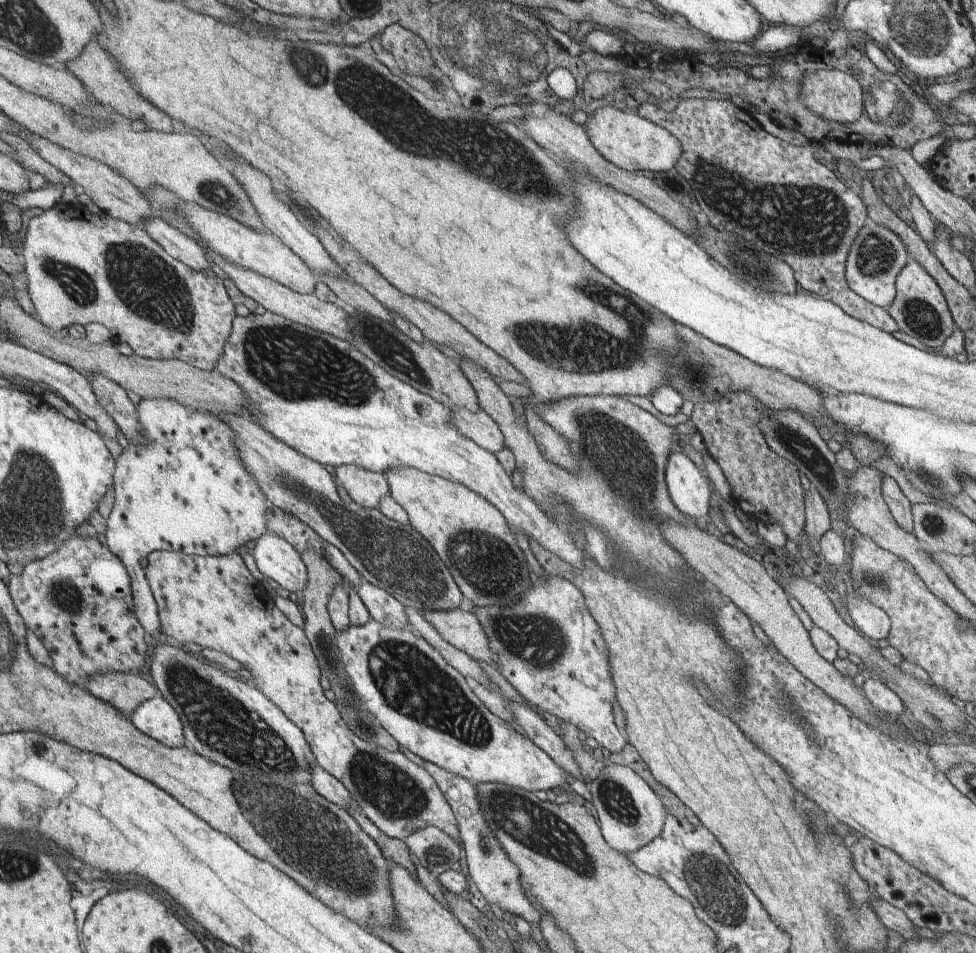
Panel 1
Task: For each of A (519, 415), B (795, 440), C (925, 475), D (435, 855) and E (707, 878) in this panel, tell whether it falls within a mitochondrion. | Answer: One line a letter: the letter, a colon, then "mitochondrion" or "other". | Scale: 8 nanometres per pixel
A: other
B: mitochondrion
C: mitochondrion
D: mitochondrion
E: mitochondrion

